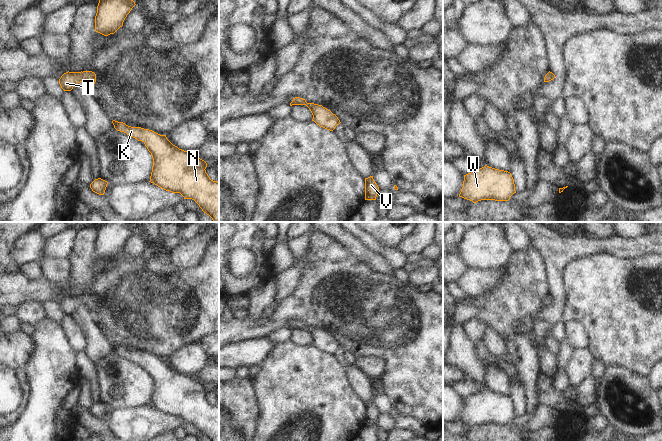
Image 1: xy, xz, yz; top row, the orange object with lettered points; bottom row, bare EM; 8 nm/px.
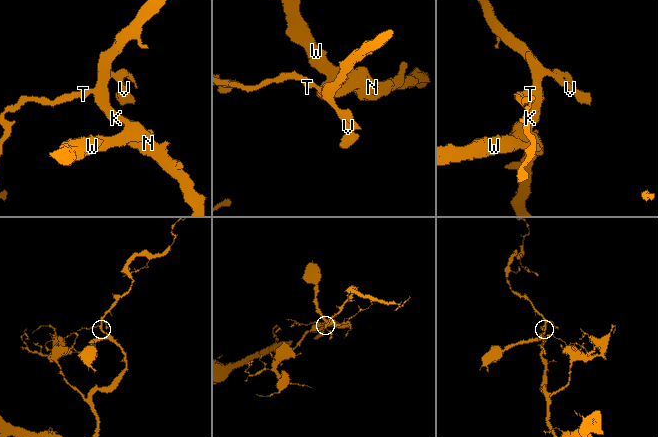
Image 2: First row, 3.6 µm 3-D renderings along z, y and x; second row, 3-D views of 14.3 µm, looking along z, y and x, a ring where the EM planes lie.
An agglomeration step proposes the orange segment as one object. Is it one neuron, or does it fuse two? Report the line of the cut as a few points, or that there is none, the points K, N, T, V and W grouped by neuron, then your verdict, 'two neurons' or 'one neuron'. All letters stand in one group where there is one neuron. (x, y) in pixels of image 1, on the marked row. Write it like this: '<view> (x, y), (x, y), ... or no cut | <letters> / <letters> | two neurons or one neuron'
no cut | K N T V W | one neuron

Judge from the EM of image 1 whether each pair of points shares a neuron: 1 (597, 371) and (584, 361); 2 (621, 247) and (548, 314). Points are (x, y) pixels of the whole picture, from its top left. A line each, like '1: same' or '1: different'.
1: different
2: same

